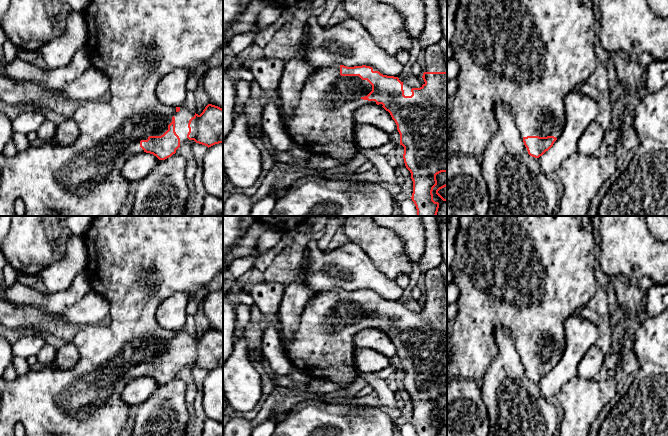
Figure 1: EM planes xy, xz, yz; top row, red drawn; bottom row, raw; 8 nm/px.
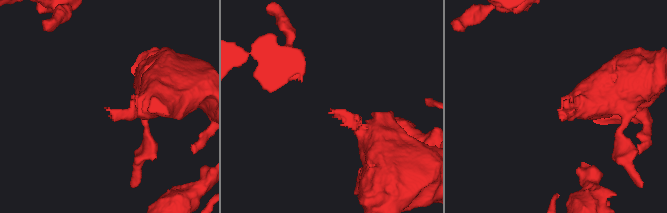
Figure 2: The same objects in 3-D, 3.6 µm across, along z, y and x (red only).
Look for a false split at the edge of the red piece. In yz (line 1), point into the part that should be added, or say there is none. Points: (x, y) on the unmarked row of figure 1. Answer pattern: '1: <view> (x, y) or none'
1: none

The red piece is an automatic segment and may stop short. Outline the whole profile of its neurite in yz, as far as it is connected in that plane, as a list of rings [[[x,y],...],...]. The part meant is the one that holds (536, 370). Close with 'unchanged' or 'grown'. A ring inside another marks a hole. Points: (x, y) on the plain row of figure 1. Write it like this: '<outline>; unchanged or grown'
[[[527,360],[523,361],[523,366],[527,372],[528,378],[532,381],[539,382],[548,375],[557,364],[554,360],[539,361]]]; unchanged

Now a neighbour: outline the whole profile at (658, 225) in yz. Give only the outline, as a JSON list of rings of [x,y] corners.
[[[647,216],[651,235],[659,241],[668,241],[668,216]]]

